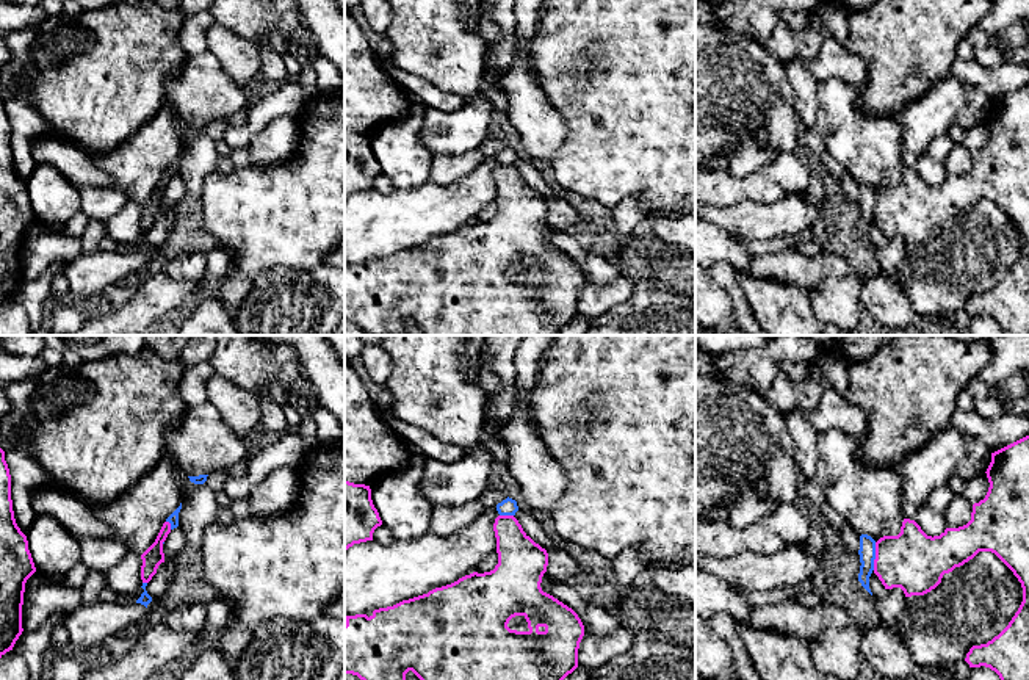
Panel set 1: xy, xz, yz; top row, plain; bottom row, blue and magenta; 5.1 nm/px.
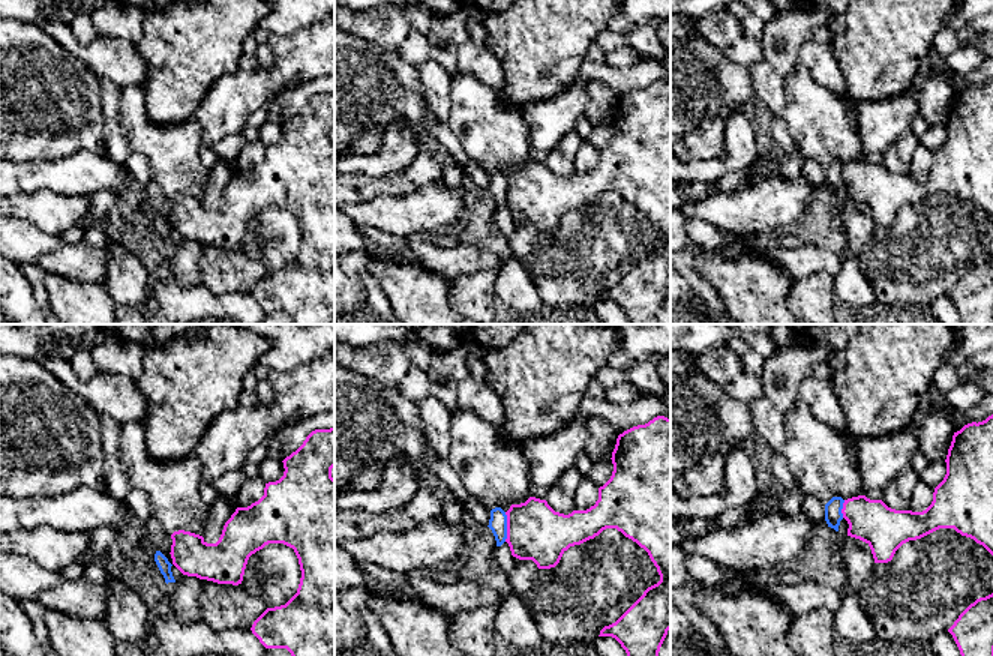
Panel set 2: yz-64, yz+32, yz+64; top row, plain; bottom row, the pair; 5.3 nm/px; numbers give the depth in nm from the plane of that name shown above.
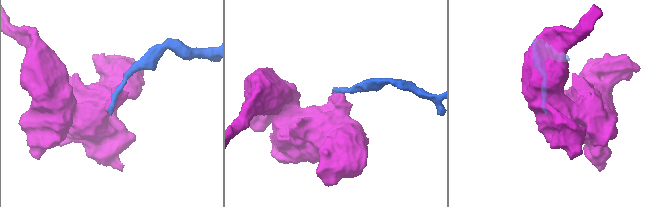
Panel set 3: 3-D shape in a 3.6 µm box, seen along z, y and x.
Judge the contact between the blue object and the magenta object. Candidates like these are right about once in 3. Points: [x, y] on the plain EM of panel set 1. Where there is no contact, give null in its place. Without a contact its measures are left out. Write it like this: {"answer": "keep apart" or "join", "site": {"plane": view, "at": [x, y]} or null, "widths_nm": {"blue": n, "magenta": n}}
{"answer": "keep apart", "site": {"plane": "yz", "at": [874, 206]}, "widths_nm": {"blue": 90, "magenta": 300}}

